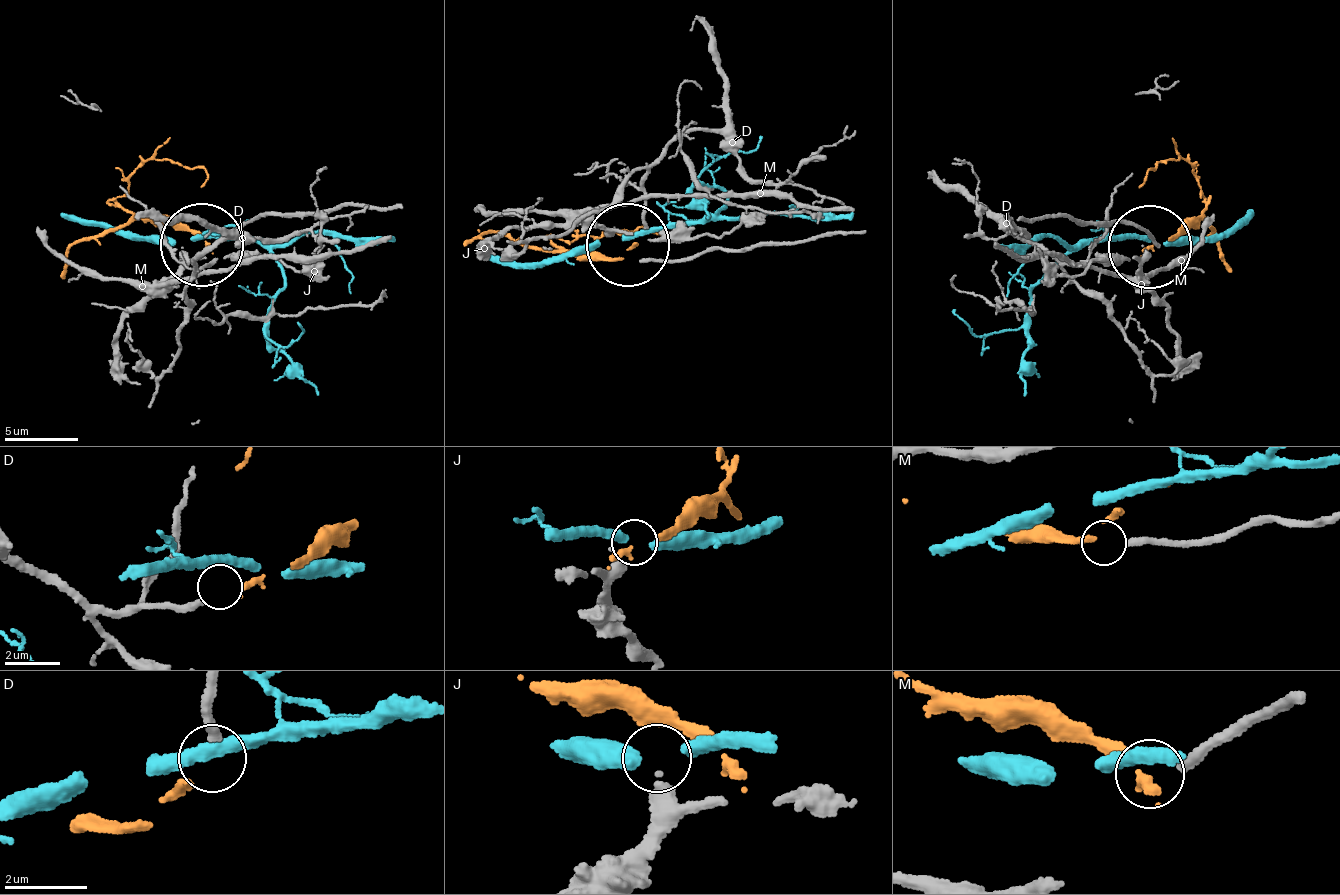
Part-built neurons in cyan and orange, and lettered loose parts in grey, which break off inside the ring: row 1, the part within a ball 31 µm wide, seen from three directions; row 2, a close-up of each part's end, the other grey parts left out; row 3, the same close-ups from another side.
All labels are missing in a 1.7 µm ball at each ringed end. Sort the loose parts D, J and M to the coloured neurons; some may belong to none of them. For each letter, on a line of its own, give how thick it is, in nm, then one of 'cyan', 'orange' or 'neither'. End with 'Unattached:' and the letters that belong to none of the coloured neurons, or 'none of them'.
D: 260 nm thick; orange
J: 340 nm thick; neither
M: 240 nm thick; neither
Unattached: J, M

